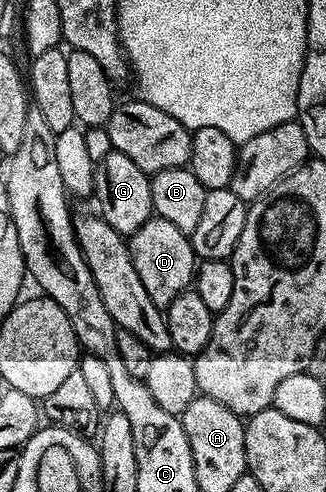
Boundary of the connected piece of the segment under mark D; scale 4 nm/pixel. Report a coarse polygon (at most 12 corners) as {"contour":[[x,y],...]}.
{"contour":[[153,215],[128,243],[148,298],[165,310],[191,287],[189,235]]}

